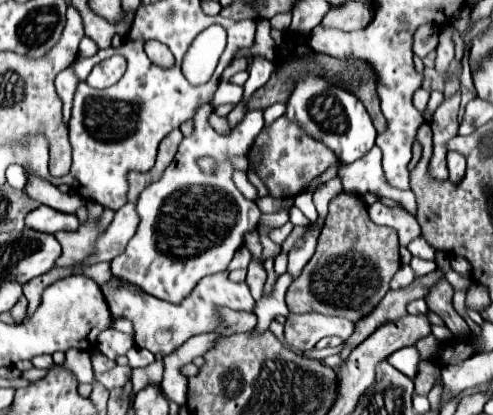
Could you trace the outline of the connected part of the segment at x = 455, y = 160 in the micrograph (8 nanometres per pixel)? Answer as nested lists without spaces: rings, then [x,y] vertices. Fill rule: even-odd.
[[[449,152],[447,154],[447,166],[449,166],[449,180],[459,182],[465,176],[465,158],[459,152]]]

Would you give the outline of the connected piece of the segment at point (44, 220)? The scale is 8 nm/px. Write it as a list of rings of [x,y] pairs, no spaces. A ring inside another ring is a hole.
[[[39,206],[39,208],[31,210],[31,214],[27,214],[25,226],[31,230],[37,230],[37,232],[45,232],[45,234],[57,234],[61,230],[73,232],[77,228],[77,216],[63,214],[59,210],[47,208],[47,206]]]

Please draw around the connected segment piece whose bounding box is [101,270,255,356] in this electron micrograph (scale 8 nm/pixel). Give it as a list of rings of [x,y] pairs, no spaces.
[[[228,270],[203,278],[181,304],[163,302],[151,294],[141,293],[143,291],[135,285],[128,282],[124,282],[126,285],[120,283],[120,279],[112,276],[101,286],[111,313],[115,317],[126,317],[132,321],[135,344],[139,348],[147,348],[153,354],[163,354],[163,356],[177,350],[187,338],[195,334],[211,332],[217,326],[217,318],[215,318],[217,306],[227,306],[233,310],[247,310],[247,312],[255,308],[255,300],[249,292],[249,286],[245,282],[231,282]]]

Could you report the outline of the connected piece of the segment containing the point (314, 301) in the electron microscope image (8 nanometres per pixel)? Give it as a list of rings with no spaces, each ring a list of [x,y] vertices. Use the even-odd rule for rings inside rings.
[[[341,192],[329,202],[329,214],[313,258],[287,290],[287,306],[295,314],[319,312],[359,322],[383,300],[399,266],[401,260],[395,230],[389,226],[373,226],[359,196]]]

